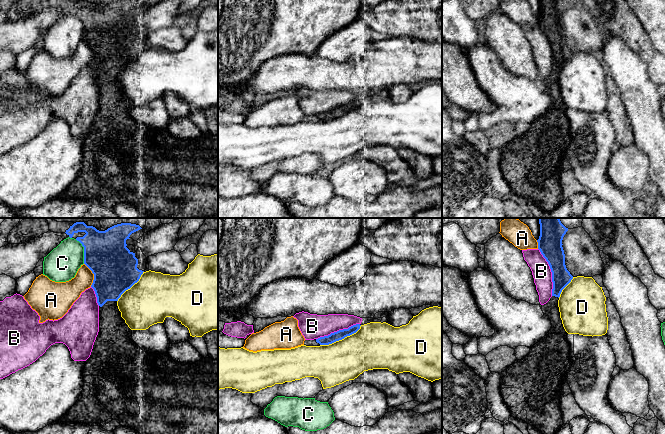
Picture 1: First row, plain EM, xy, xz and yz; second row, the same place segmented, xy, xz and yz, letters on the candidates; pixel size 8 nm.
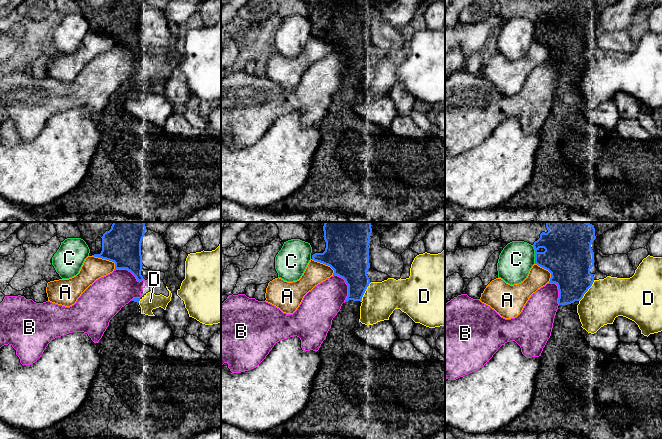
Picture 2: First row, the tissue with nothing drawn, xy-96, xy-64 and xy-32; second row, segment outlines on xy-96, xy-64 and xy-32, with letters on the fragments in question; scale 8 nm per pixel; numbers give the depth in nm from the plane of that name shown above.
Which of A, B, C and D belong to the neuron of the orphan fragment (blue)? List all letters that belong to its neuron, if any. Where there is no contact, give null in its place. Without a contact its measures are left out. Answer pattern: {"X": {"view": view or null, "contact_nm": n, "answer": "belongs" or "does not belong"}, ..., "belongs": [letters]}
{"A": {"view": "xy", "contact_nm": 200, "answer": "does not belong"}, "B": {"view": "yz", "contact_nm": 400, "answer": "does not belong"}, "C": {"view": "xy", "contact_nm": 220, "answer": "does not belong"}, "D": {"view": "xz", "contact_nm": 380, "answer": "does not belong"}, "belongs": []}

